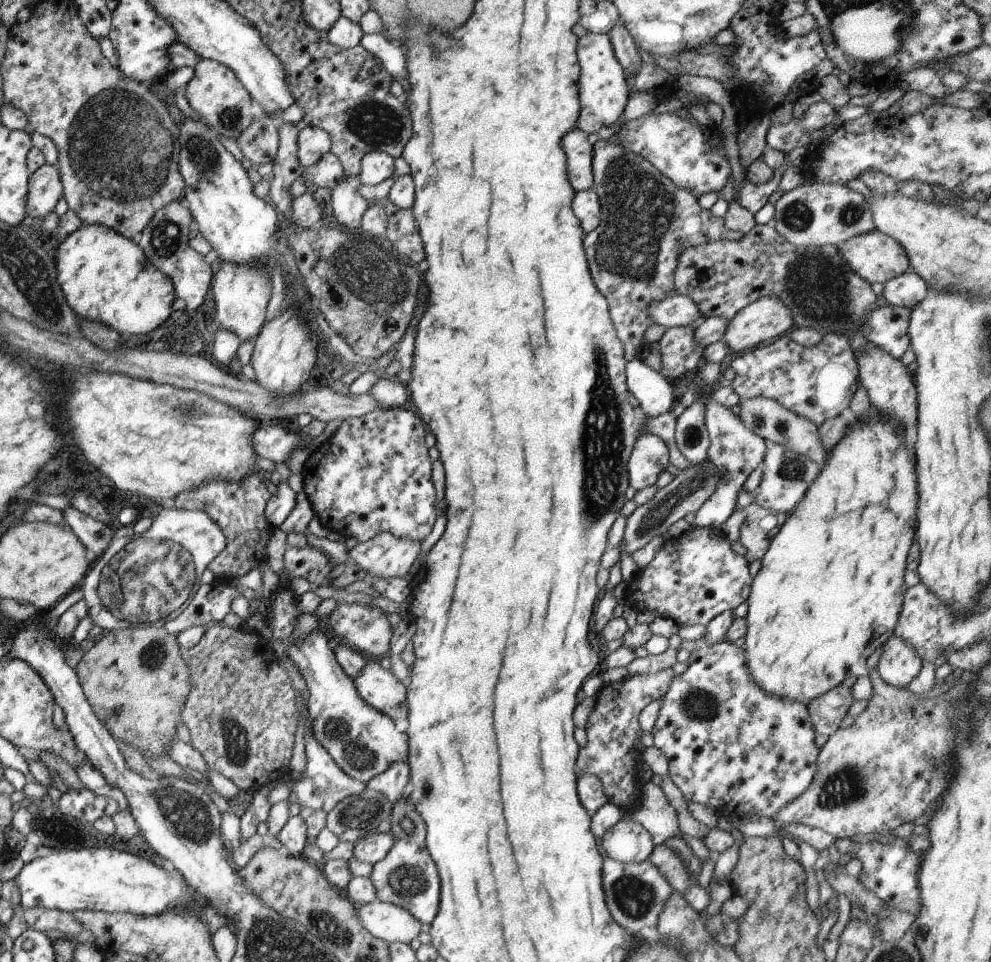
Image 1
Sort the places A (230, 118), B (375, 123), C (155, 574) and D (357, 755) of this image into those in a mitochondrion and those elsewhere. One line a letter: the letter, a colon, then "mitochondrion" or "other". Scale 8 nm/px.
A: mitochondrion
B: mitochondrion
C: mitochondrion
D: mitochondrion

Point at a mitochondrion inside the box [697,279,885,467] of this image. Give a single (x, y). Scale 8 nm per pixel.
(756, 418)

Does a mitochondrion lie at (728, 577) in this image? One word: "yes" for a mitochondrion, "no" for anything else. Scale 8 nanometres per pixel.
no

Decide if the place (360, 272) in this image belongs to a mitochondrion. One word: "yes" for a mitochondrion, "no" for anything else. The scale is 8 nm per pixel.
yes

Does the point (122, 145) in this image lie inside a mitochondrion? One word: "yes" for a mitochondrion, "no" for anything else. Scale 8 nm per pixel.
yes

